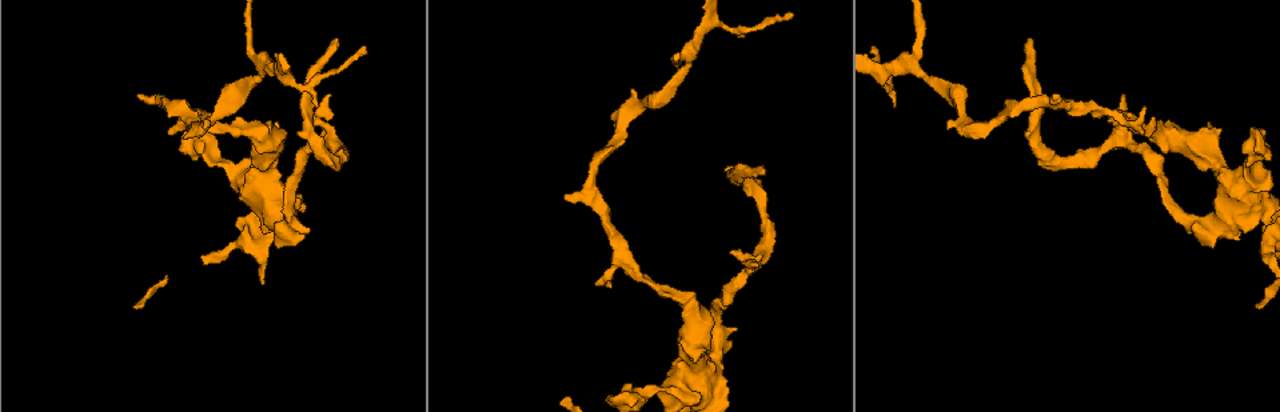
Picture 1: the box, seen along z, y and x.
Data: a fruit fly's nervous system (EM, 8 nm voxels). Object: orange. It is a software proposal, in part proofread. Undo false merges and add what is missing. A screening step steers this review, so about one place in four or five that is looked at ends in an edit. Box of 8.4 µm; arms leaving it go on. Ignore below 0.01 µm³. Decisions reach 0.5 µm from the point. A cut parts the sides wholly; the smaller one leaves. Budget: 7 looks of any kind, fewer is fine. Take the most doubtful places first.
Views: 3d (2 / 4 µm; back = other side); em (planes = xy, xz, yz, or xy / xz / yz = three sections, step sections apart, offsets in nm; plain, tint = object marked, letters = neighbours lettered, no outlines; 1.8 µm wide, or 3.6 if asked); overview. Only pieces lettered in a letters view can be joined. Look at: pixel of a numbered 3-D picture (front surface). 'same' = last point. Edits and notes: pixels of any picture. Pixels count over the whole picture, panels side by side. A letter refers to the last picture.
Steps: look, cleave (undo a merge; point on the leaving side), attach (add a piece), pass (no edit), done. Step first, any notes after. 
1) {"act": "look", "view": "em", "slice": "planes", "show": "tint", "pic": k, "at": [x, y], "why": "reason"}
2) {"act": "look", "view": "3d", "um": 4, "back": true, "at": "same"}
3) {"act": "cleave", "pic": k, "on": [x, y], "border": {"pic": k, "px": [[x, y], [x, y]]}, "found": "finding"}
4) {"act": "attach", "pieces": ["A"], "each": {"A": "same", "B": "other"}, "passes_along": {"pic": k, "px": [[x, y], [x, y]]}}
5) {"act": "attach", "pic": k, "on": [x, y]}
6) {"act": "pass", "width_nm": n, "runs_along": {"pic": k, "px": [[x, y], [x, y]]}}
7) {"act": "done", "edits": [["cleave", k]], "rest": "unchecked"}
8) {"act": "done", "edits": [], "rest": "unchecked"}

{"act": "look", "view": "em", "slice": "xy", "step": 16, "show": "letters", "pic": 1, "at": [329, 140], "why": "branch point"}

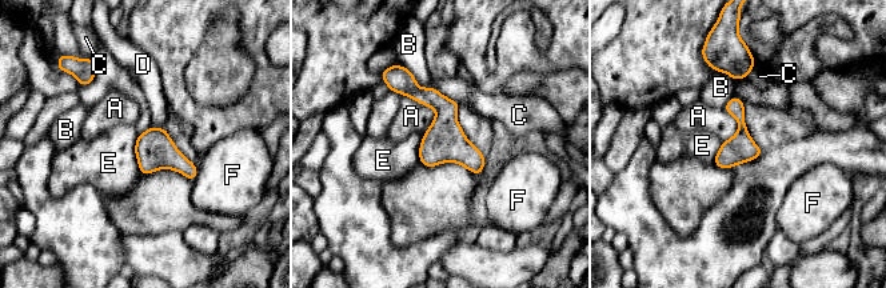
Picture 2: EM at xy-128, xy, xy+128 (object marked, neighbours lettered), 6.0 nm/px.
{"act": "look", "view": "em", "slice": "xz", "step": 4, "show": "letters", "at": "same", "why": "cut it another way"}

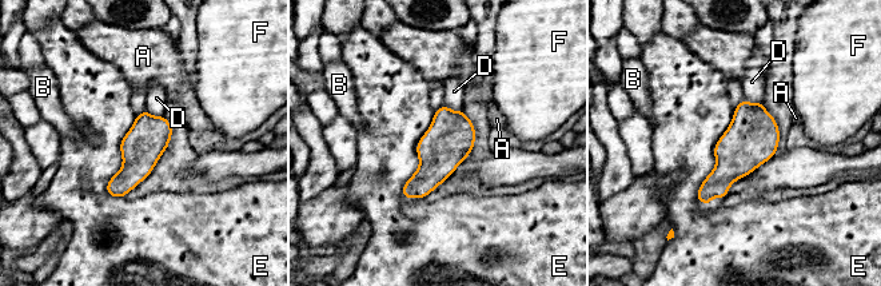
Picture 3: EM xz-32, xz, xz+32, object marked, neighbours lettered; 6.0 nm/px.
{"act": "pass", "longest_contact_nm": ["E", 600], "each": {"A": "other", "B": "other", "D": "other", "E": "other", "F": "other"}, "border": {"pic": 3, "px": [[736, 107], [697, 201]]}, "found": "continuous, no second neuron"}

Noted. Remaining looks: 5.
{"act": "look", "view": "3d", "um": 4, "pic": 1, "at": [1030, 40], "why": "an open end"}

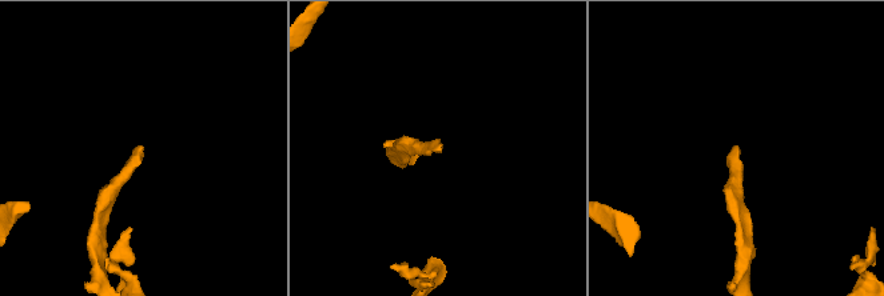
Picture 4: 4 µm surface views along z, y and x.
{"act": "look", "view": "em", "slice": "xy", "step": 8, "show": "letters", "pic": 4, "at": [138, 146], "why": "shape alone is not enough"}

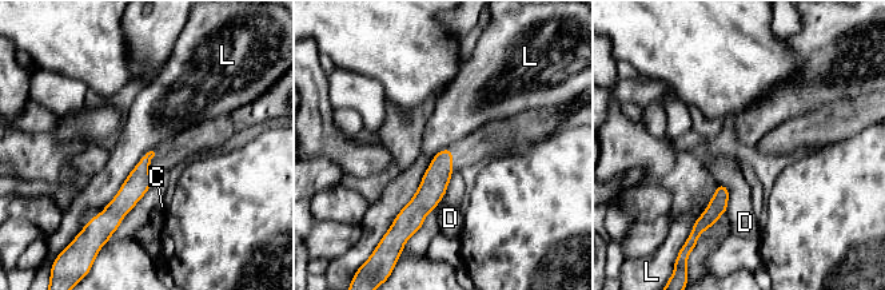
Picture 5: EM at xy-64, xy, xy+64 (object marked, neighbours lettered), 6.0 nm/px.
{"act": "pass", "width_nm": 110, "each": {"C": "other", "D": "other", "L": "other"}, "runs_along": {"pic": 5, "px": [[447, 153], [415, 225]]}, "found": "none of them fits"}

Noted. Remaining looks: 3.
{"act": "look", "view": "em", "slice": "yz", "step": 16, "show": "plain", "pic": 1, "at": [1124, 119], "why": "abrupt turn"}

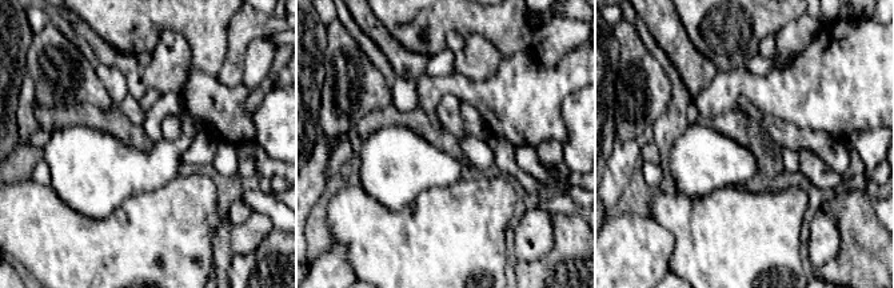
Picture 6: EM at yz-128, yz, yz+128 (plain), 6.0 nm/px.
{"act": "look", "view": "em", "slice": "yz", "step": 16, "show": "letters", "at": "same", "why": "what lies round it"}

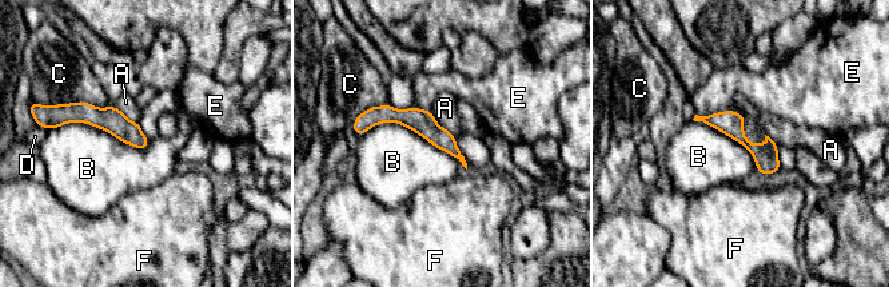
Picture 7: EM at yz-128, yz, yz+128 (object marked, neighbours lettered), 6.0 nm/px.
{"act": "pass", "width_nm": 130, "each": {"A": "other", "B": "other", "C": "other", "D": "other", "E": "other", "F": "other"}, "runs_along": {"pic": 7, "px": [[363, 124], [413, 118], [457, 154]]}, "found": "one neuron here"}

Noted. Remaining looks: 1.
{"act": "done", "edits": [], "rest": "unchecked"}

